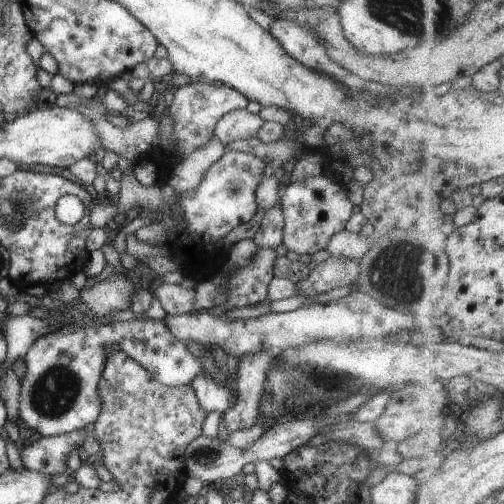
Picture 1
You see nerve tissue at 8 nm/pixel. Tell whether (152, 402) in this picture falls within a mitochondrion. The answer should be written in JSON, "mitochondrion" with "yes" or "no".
{"mitochondrion":"no"}

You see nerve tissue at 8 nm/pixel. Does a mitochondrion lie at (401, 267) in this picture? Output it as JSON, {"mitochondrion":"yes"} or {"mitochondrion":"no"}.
{"mitochondrion":"yes"}

